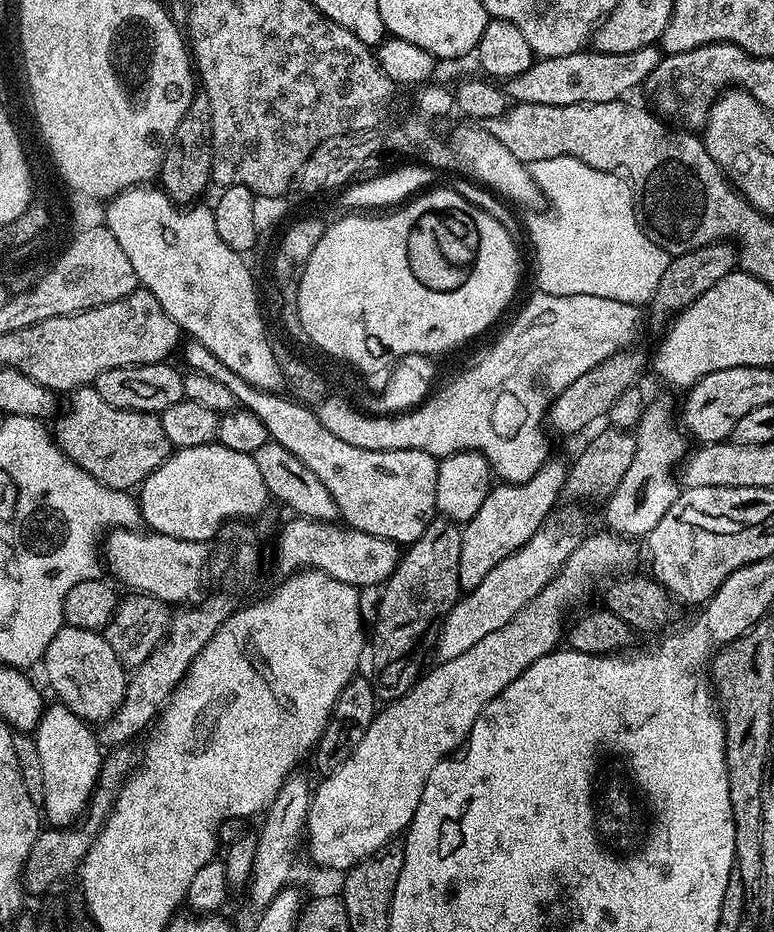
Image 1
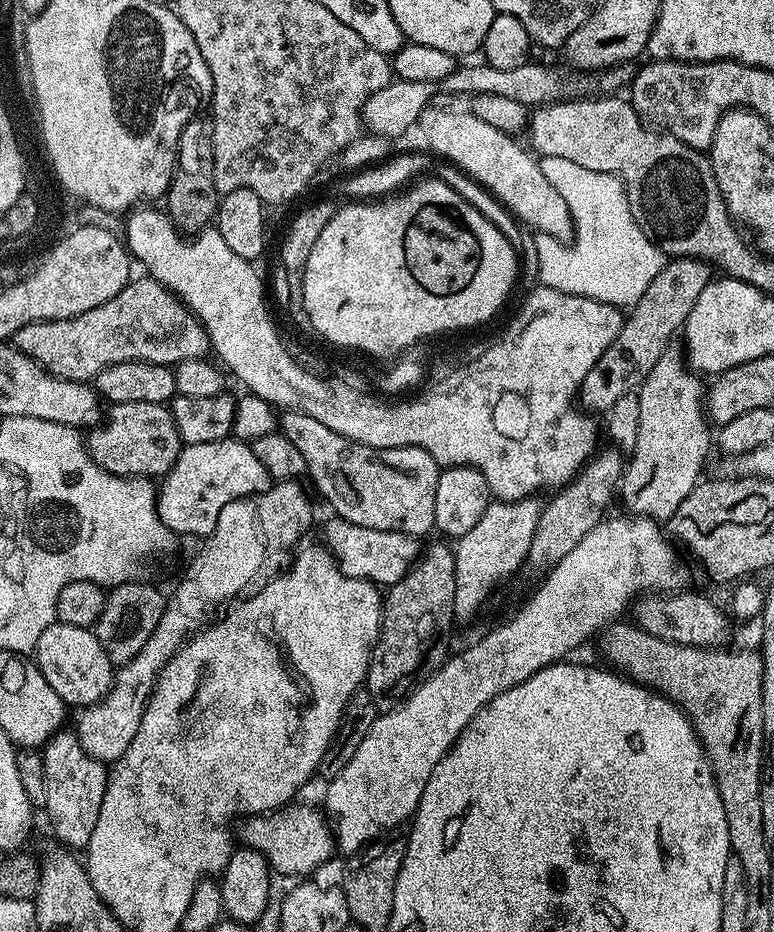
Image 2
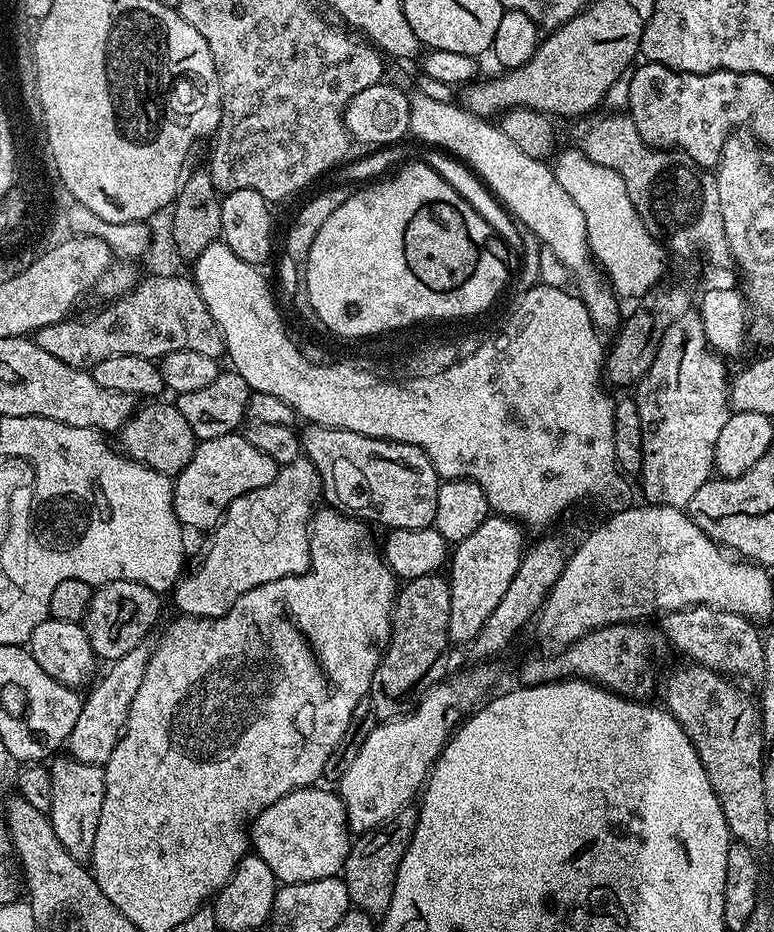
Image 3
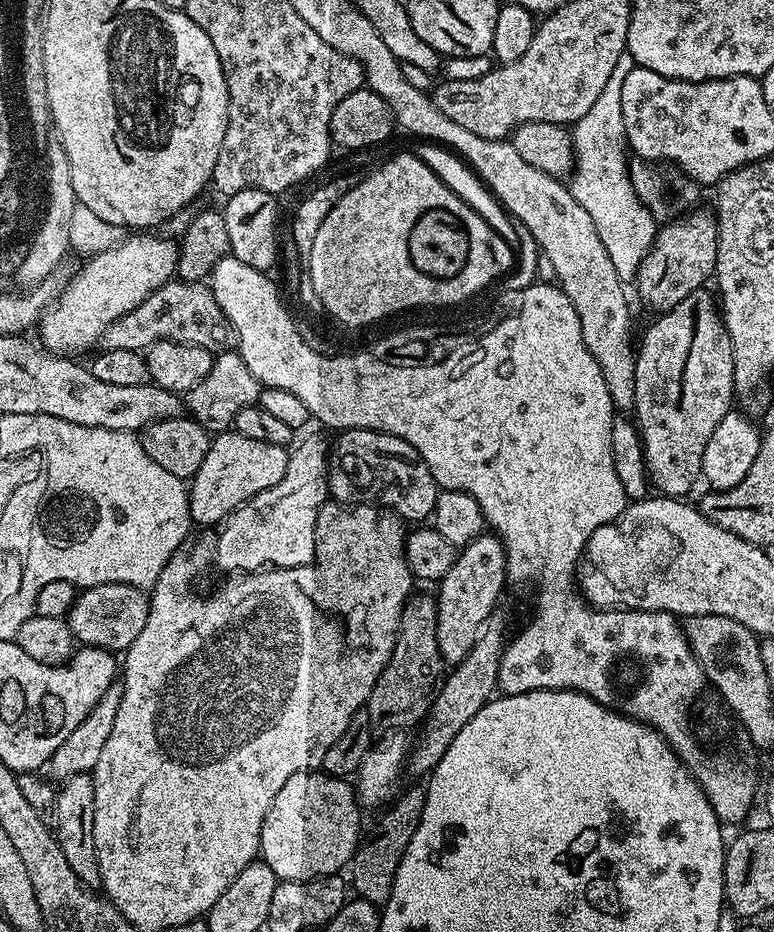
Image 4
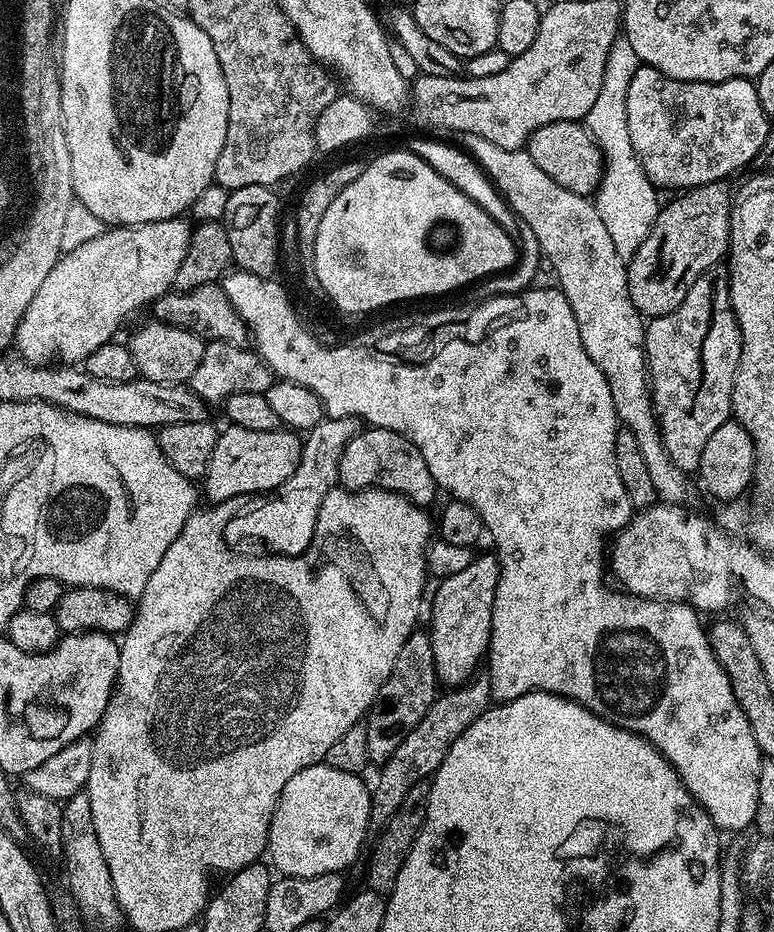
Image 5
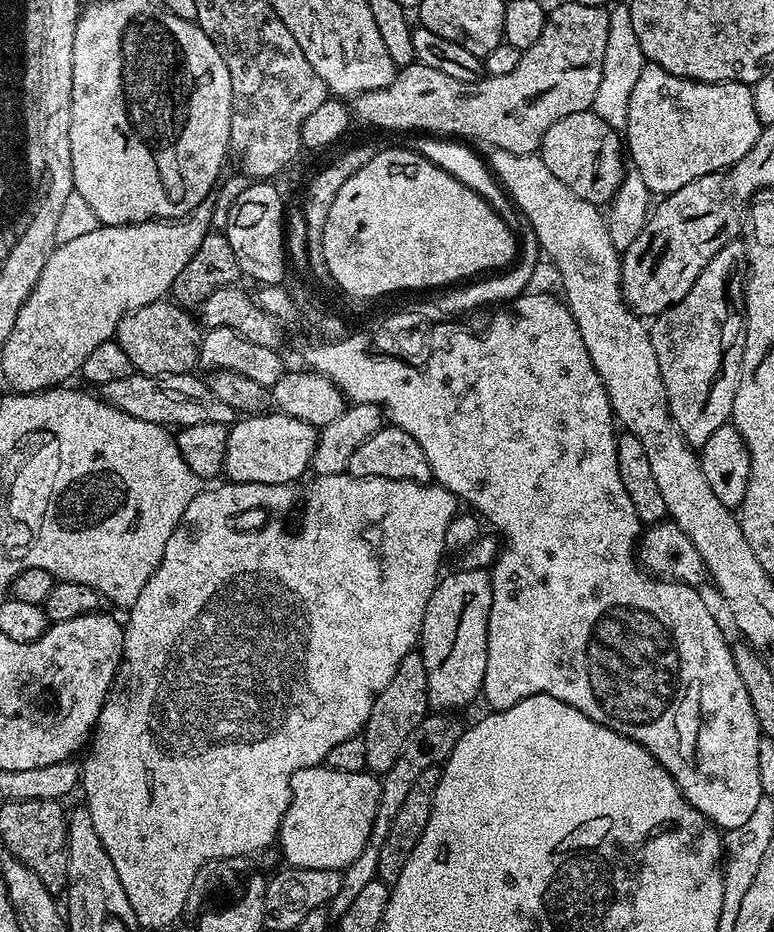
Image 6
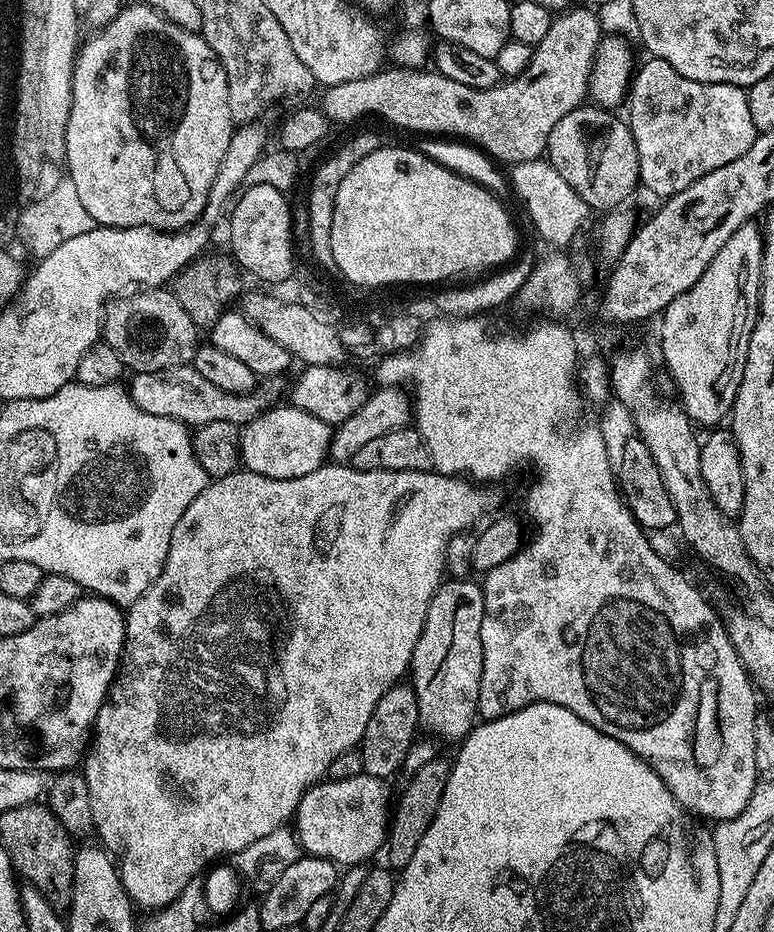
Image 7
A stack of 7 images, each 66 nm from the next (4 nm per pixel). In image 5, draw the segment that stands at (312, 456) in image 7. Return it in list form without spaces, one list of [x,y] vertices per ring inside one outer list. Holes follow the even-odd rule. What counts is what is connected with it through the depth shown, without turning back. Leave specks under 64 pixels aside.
[[[237,424],[225,427],[216,437],[214,454],[210,456],[210,466],[202,477],[202,492],[209,496],[209,501],[236,500],[240,496],[252,496],[255,492],[272,494],[294,474],[300,461],[301,437],[295,431],[285,430],[283,427],[274,430],[246,430]]]

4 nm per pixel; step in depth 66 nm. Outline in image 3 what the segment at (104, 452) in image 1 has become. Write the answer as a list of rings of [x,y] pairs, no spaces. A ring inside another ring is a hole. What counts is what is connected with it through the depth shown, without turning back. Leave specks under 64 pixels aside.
[[[160,402],[145,403],[148,404],[145,408],[144,405],[137,407],[118,433],[121,444],[119,447],[129,460],[137,460],[139,464],[150,466],[172,478],[184,469],[186,462],[190,462],[190,458],[194,458],[198,441],[194,430],[190,430],[190,426],[187,425],[186,418],[178,414],[175,403],[156,403]]]

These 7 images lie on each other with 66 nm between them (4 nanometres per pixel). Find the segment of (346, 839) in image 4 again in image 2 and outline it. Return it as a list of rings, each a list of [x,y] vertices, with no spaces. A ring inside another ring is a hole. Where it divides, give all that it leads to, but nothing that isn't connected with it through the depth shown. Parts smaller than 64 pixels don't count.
[[[293,803],[271,815],[257,814],[247,817],[238,828],[238,840],[243,847],[253,848],[263,854],[273,869],[284,876],[304,878],[307,872],[320,868],[334,853],[334,828],[329,817],[319,807],[303,808]],[[293,807],[293,808],[292,808]],[[320,812],[321,813],[320,813]]]

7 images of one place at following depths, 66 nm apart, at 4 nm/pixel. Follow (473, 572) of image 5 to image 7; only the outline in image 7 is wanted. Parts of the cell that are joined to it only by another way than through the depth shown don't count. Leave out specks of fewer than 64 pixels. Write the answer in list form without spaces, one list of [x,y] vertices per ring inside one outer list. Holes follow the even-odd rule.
[[[448,578],[441,583],[440,588],[434,594],[430,602],[430,610],[426,610],[426,622],[422,626],[422,634],[418,638],[418,646],[414,646],[414,654],[410,665],[410,683],[416,691],[418,698],[418,710],[420,711],[420,723],[426,729],[433,732],[433,737],[445,736],[448,740],[459,741],[472,731],[478,720],[476,707],[478,706],[478,686],[482,686],[482,614],[484,613],[484,590],[479,583],[472,578]]]

